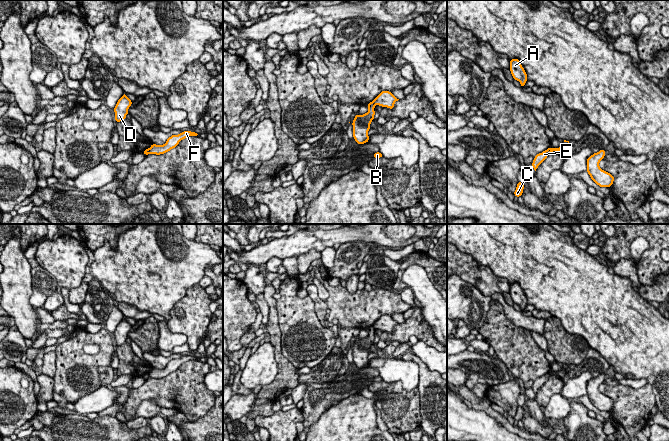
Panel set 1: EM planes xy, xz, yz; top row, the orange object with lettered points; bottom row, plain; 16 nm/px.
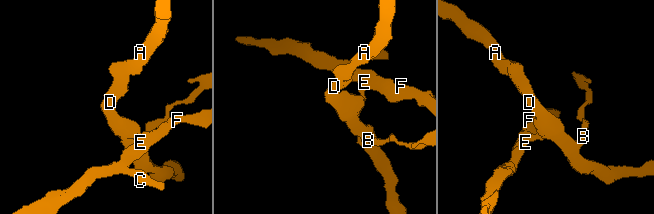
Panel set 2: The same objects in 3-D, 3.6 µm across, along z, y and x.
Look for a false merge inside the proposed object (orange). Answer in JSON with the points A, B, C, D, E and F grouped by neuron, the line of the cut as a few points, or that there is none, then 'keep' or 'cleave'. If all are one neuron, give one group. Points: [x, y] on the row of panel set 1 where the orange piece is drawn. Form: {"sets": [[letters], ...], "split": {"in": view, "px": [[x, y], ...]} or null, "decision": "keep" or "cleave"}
{"sets": [["A", "B", "D"], ["C", "E", "F"]], "split": {"in": "yz", "px": [[551, 148], [549, 151]]}, "decision": "cleave"}

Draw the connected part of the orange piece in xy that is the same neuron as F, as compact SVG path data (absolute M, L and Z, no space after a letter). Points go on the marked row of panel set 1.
M184 131L178 135L172 135L167 139L166 143L163 145L152 144L151 147L149 148L149 154L156 155L164 154L170 151L171 149L175 148L182 139L185 139L188 136L192 135L198 136L199 134L191 131Z

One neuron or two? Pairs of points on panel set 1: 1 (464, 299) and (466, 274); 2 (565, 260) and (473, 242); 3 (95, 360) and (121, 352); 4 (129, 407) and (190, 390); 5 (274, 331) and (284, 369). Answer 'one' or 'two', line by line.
1: two
2: one
3: two
4: one
5: one

